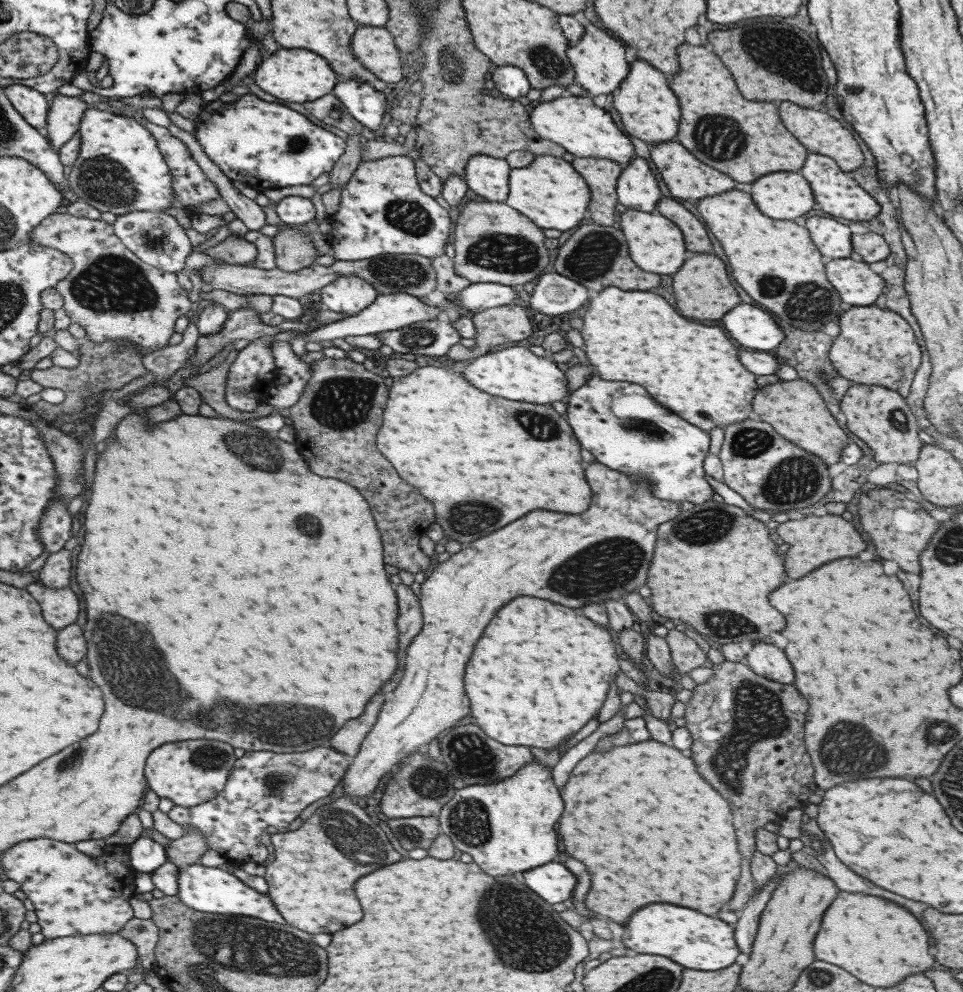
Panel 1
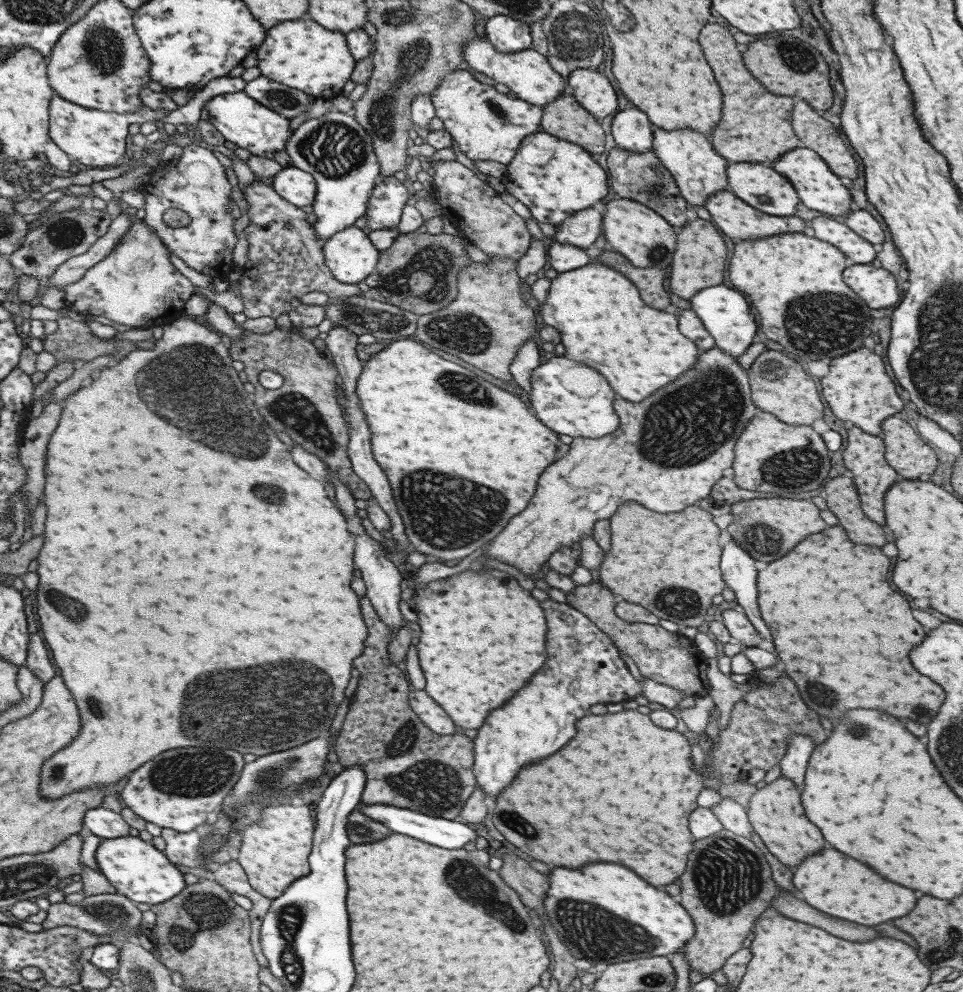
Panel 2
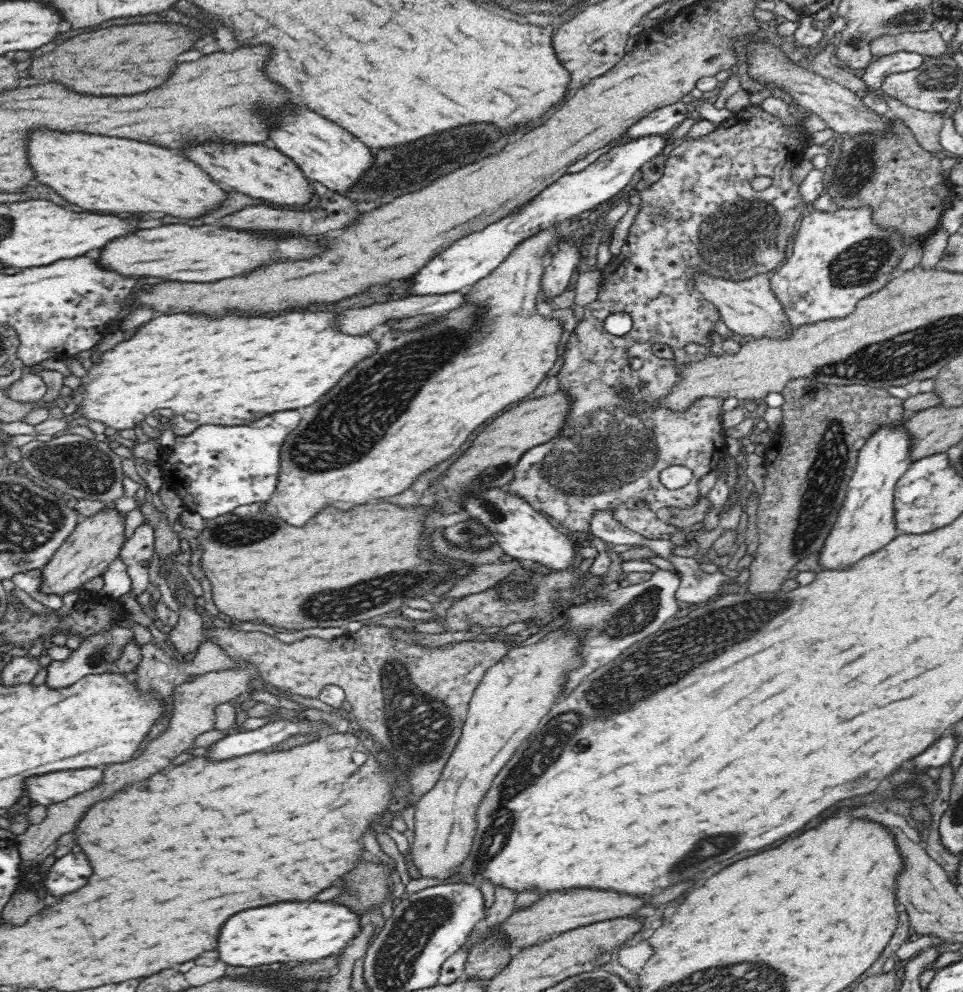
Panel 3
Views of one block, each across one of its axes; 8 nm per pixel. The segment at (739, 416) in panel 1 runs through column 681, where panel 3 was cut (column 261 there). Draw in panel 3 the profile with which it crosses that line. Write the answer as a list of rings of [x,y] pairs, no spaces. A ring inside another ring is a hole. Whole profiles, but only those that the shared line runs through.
[[[292,312],[280,318],[238,318],[238,316],[228,316],[220,322],[212,322],[212,320],[204,320],[204,318],[194,318],[188,314],[174,314],[174,316],[158,316],[150,322],[146,322],[144,326],[136,329],[134,336],[114,344],[110,350],[102,351],[100,360],[93,362],[87,369],[86,375],[80,377],[80,384],[75,388],[65,389],[65,394],[70,397],[74,405],[74,413],[78,418],[86,420],[94,420],[100,422],[106,427],[108,433],[112,433],[110,428],[120,430],[138,430],[140,424],[144,422],[144,416],[150,416],[154,410],[162,410],[162,408],[170,408],[172,412],[178,414],[178,422],[172,426],[172,433],[178,436],[190,436],[198,428],[205,425],[215,425],[220,427],[236,427],[241,425],[250,425],[272,412],[282,412],[282,410],[302,410],[305,407],[315,404],[316,400],[326,394],[342,376],[344,372],[348,372],[350,368],[362,360],[364,356],[375,352],[377,343],[372,342],[370,336],[342,336],[338,332],[332,330],[332,316],[328,312]]]

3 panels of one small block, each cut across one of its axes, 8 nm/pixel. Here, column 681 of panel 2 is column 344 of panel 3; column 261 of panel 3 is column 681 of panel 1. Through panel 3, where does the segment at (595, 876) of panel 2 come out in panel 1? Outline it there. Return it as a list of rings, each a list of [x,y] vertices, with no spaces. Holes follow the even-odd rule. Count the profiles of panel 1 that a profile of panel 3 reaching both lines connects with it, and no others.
[[[649,904],[637,910],[623,926],[621,941],[625,949],[638,954],[667,956],[684,969],[695,971],[718,971],[741,960],[731,925],[673,904]]]

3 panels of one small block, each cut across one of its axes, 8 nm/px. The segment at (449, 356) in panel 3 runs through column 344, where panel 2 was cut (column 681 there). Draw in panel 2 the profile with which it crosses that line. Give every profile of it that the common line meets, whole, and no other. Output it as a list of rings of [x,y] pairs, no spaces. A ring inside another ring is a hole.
[[[713,346],[700,351],[693,368],[683,372],[683,376],[655,390],[641,402],[633,404],[617,398],[612,408],[619,416],[619,430],[603,438],[575,437],[567,454],[543,470],[525,510],[515,514],[505,526],[505,532],[499,532],[491,540],[485,556],[515,566],[525,576],[533,576],[558,546],[570,548],[571,542],[577,542],[579,536],[591,534],[593,522],[609,518],[625,500],[635,500],[653,512],[665,514],[679,512],[705,498],[722,477],[721,472],[731,467],[733,446],[743,426],[759,412],[749,398],[750,386],[745,372],[736,359]]]

